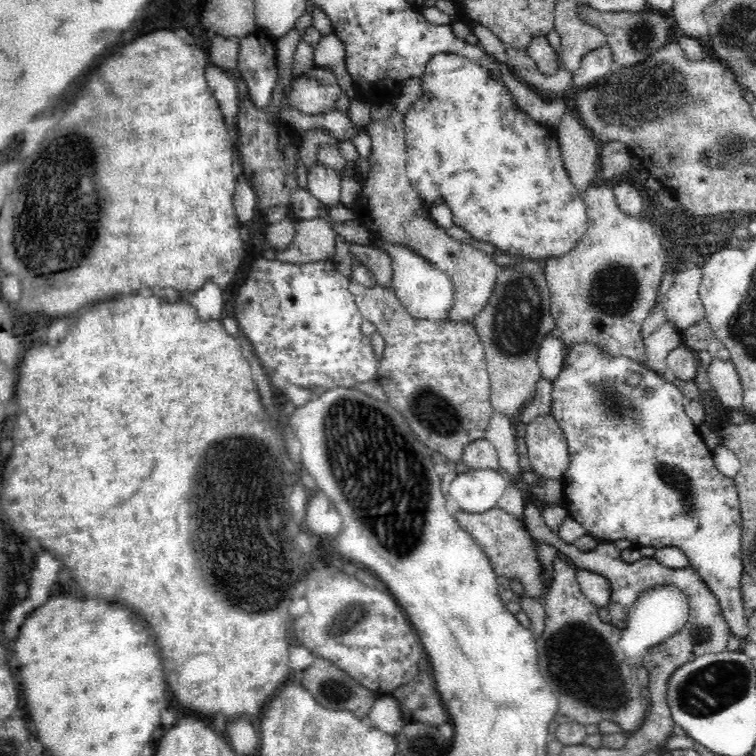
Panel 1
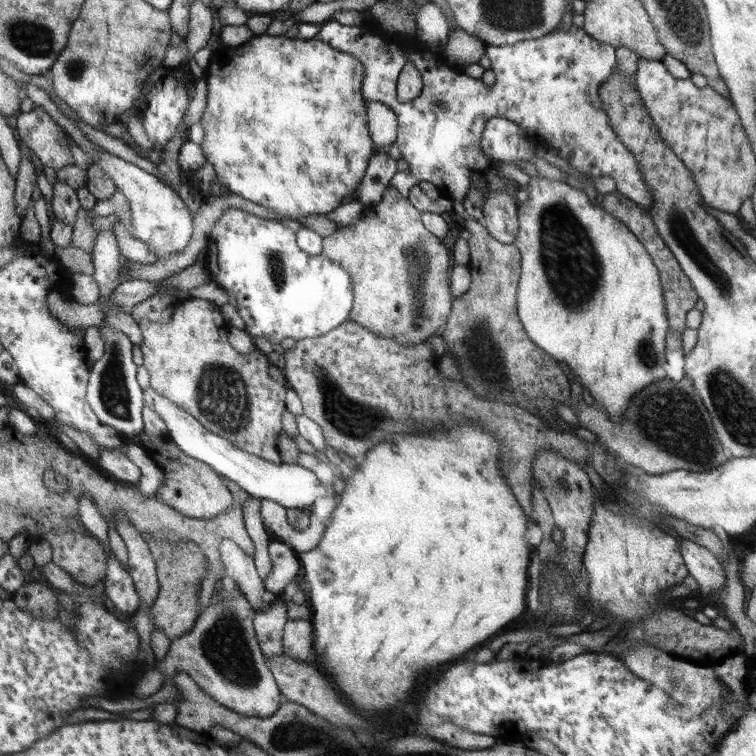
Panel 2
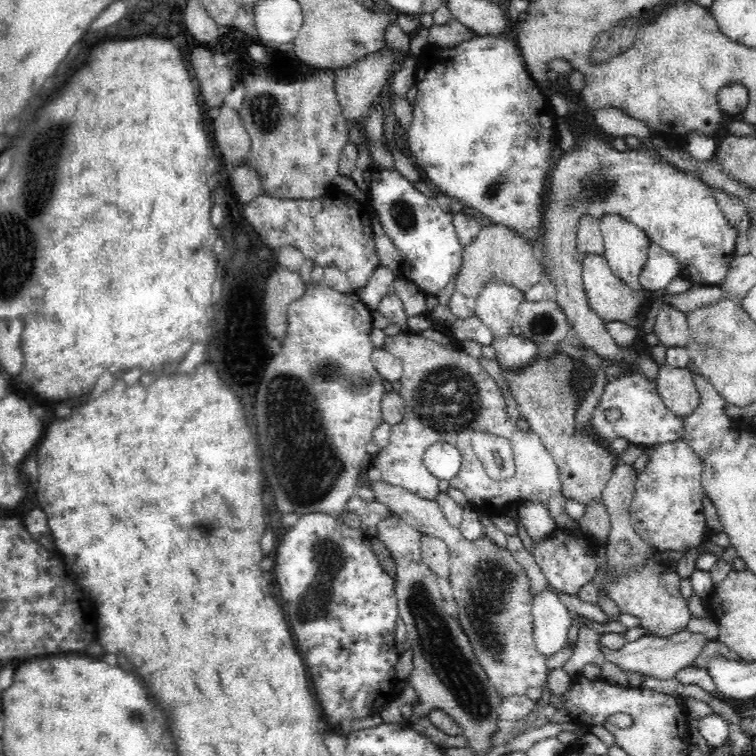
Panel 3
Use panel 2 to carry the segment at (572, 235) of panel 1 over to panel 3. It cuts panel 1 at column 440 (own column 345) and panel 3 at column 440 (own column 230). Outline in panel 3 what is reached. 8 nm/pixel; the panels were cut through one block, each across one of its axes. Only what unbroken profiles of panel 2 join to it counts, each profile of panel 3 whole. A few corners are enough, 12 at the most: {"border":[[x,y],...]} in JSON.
{"border":[[514,34],[416,56],[422,180],[528,236],[556,114]]}

